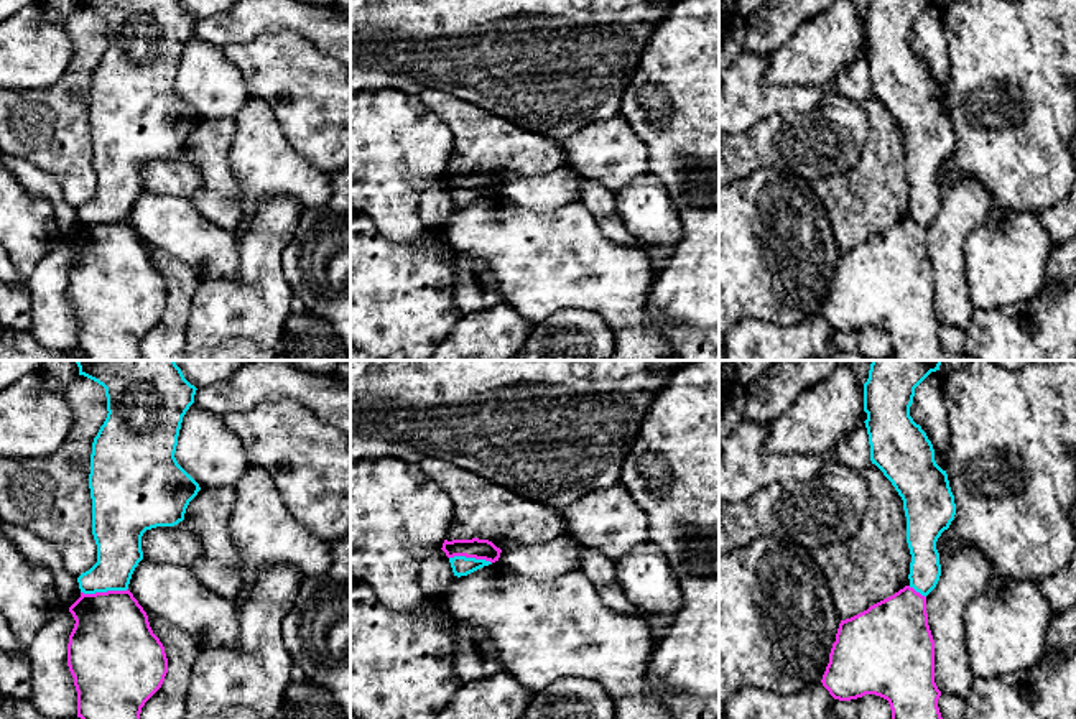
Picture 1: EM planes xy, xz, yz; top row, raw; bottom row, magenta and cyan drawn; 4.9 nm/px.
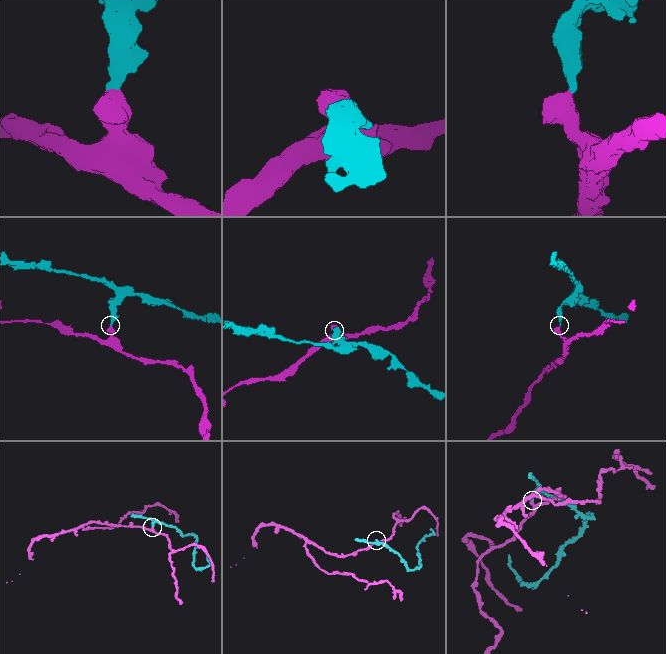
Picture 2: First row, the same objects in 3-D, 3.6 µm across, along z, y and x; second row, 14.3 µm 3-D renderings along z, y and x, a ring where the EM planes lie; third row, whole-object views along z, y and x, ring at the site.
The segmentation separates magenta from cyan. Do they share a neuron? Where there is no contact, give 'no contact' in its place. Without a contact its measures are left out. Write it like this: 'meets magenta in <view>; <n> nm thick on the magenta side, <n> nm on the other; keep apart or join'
meets magenta in xy; 400 nm thick on the magenta side, 220 nm on the other; keep apart

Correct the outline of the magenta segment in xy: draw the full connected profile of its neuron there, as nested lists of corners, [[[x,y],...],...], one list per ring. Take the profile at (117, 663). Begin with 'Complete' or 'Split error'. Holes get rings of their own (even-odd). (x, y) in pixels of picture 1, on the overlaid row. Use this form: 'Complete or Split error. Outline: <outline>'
Complete. Outline: [[[84,594],[69,607],[76,624],[67,666],[81,719],[140,719],[145,703],[161,688],[168,658],[148,615],[133,594]]]

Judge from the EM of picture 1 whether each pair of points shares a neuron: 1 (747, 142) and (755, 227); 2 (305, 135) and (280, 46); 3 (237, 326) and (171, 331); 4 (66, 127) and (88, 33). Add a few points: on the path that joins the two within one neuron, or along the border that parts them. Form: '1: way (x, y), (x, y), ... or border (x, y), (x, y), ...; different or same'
1: border (788, 170), (759, 168), (736, 180); different
2: way (305, 114), (305, 89), (283, 68); same
3: border (194, 292), (185, 343); different
4: way (66, 104), (86, 56); same

